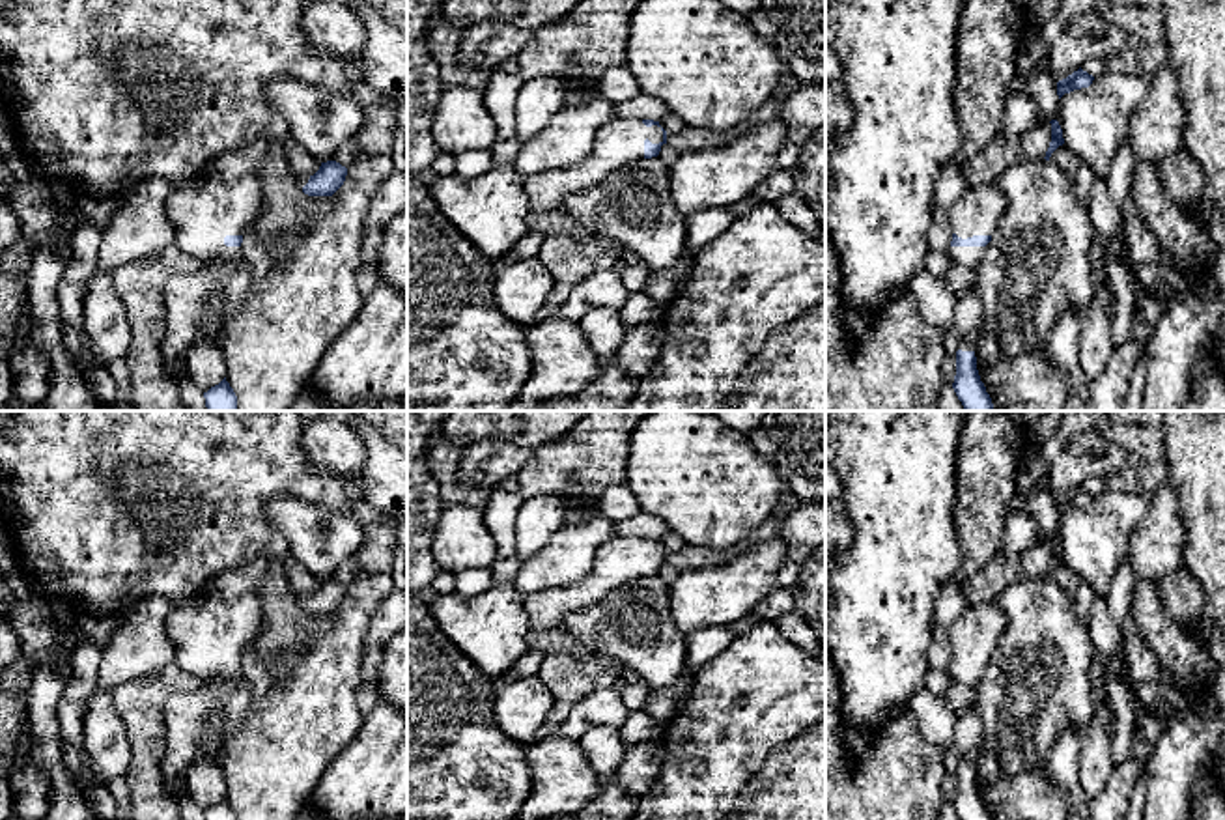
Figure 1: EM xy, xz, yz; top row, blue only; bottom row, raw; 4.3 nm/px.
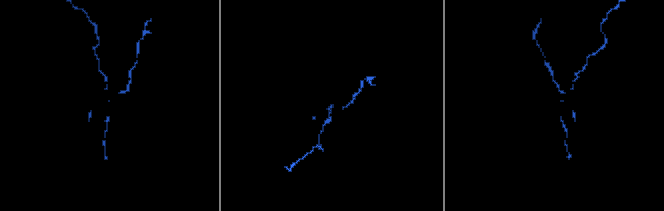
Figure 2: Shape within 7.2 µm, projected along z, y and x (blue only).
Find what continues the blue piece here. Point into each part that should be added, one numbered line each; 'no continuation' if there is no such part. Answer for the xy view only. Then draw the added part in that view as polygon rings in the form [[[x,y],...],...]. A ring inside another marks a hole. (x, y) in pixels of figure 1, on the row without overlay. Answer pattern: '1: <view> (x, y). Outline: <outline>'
1: xy (204, 630). Outline: [[[204,594],[174,605],[164,620],[164,633],[174,646],[174,665],[200,680],[226,678],[233,684],[222,743],[243,727],[252,699],[252,687],[241,665],[226,665],[226,654],[243,654],[258,629],[261,600],[243,594],[237,600],[218,600]]]

